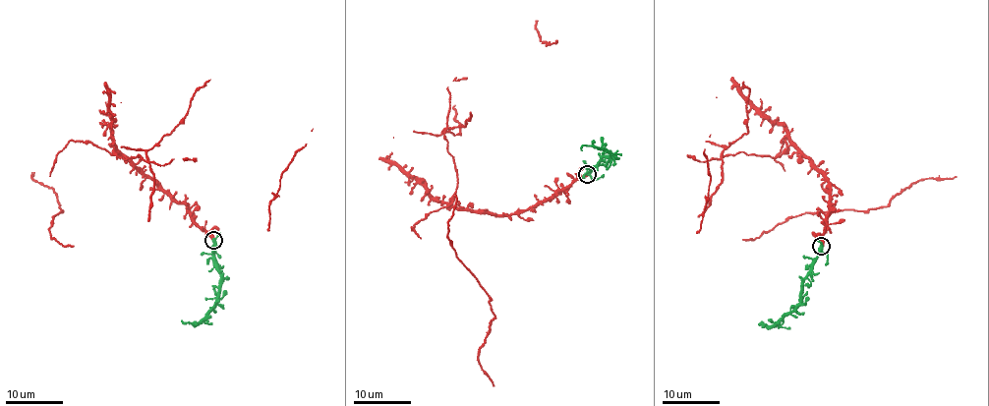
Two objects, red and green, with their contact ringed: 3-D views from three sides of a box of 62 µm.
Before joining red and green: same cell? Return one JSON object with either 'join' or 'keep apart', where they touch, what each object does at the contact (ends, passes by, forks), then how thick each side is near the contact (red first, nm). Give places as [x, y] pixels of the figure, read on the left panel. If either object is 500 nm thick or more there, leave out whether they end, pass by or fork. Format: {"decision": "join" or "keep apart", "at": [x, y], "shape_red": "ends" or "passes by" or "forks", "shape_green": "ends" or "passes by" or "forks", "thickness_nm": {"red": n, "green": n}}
{"decision": "join", "at": [213, 240], "shape_red": "ends", "shape_green": "forks", "thickness_nm": {"red": 420, "green": 300}}

